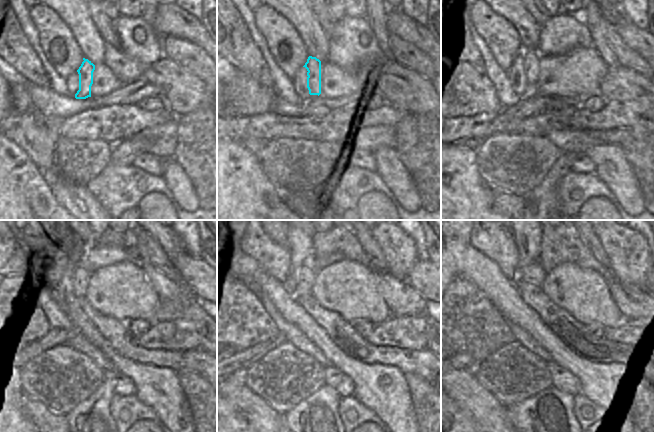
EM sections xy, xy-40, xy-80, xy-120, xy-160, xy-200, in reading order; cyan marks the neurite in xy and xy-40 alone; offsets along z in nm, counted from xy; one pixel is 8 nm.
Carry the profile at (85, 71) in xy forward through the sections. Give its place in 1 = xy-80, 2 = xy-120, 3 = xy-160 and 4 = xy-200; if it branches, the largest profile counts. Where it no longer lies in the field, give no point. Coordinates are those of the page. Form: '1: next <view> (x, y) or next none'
1: next xy-80 (530, 57)
2: next xy-120 (81, 275)
3: next xy-160 (305, 275)
4: next xy-200 (533, 274)

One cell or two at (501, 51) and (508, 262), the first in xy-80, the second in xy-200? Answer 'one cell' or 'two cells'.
one cell

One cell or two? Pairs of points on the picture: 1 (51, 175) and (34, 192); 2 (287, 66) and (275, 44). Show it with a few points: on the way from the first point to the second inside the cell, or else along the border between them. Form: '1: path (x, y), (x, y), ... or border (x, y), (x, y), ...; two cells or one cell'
1: border (32, 161), (57, 201); two cells
2: path (281, 61), (277, 50); one cell

